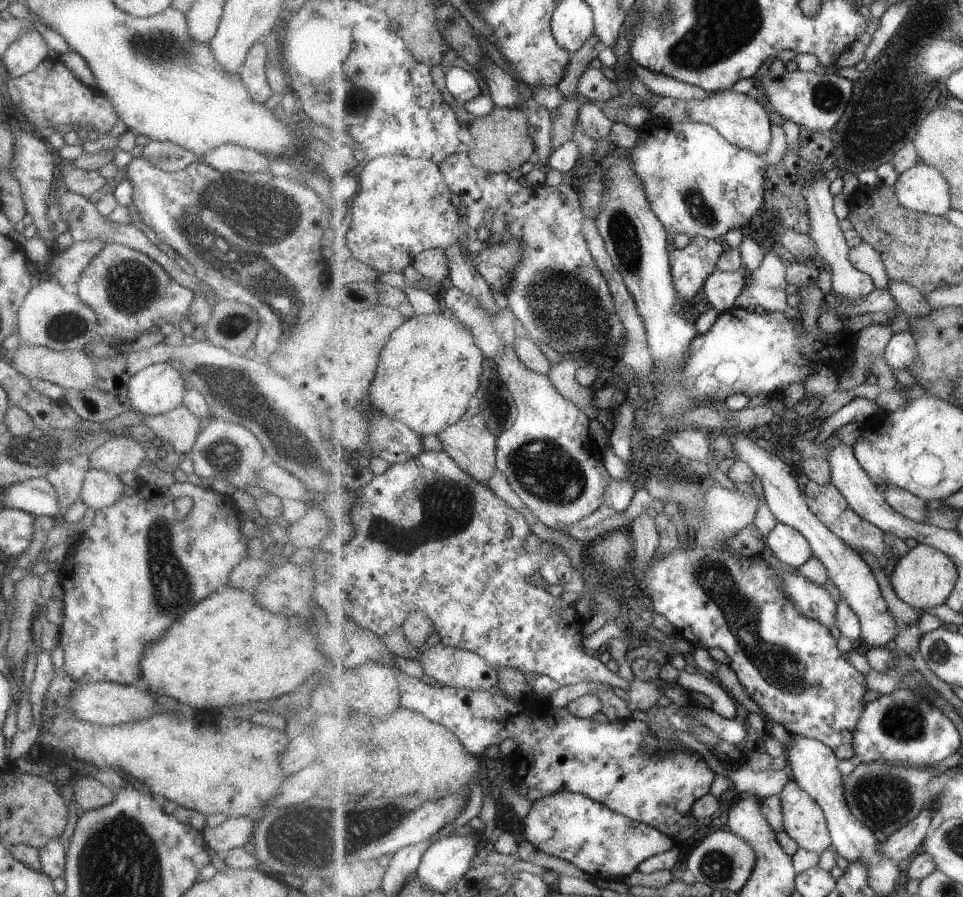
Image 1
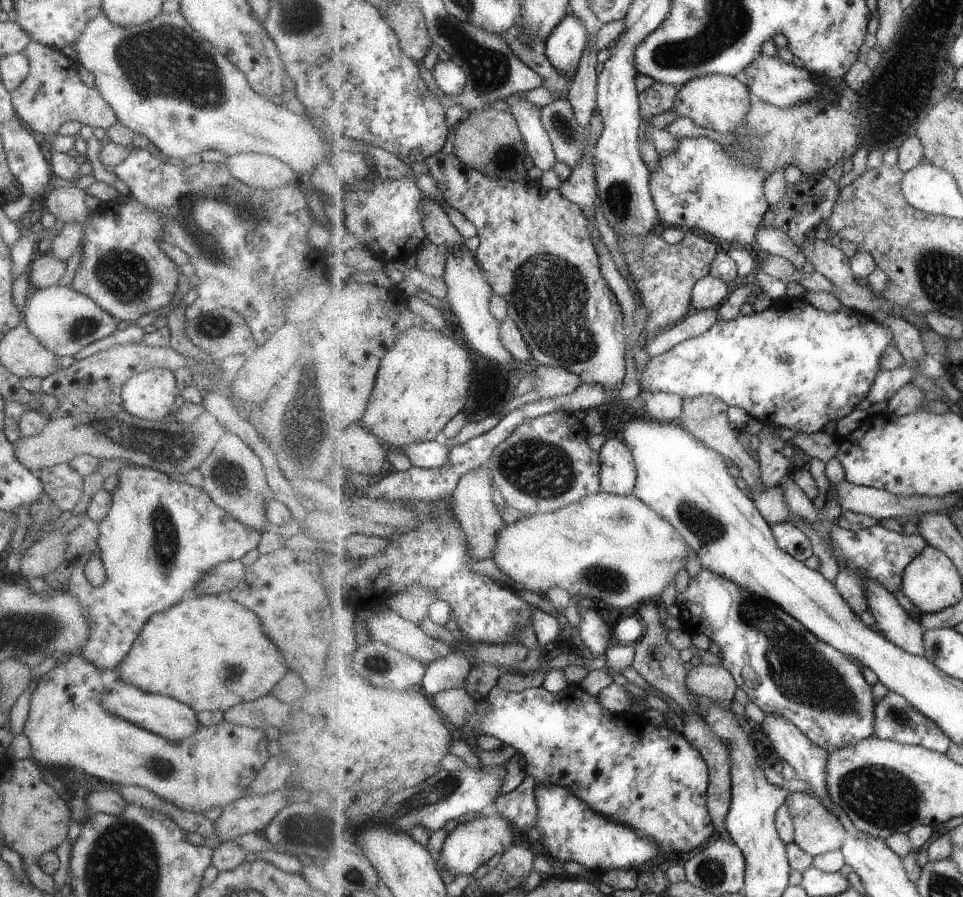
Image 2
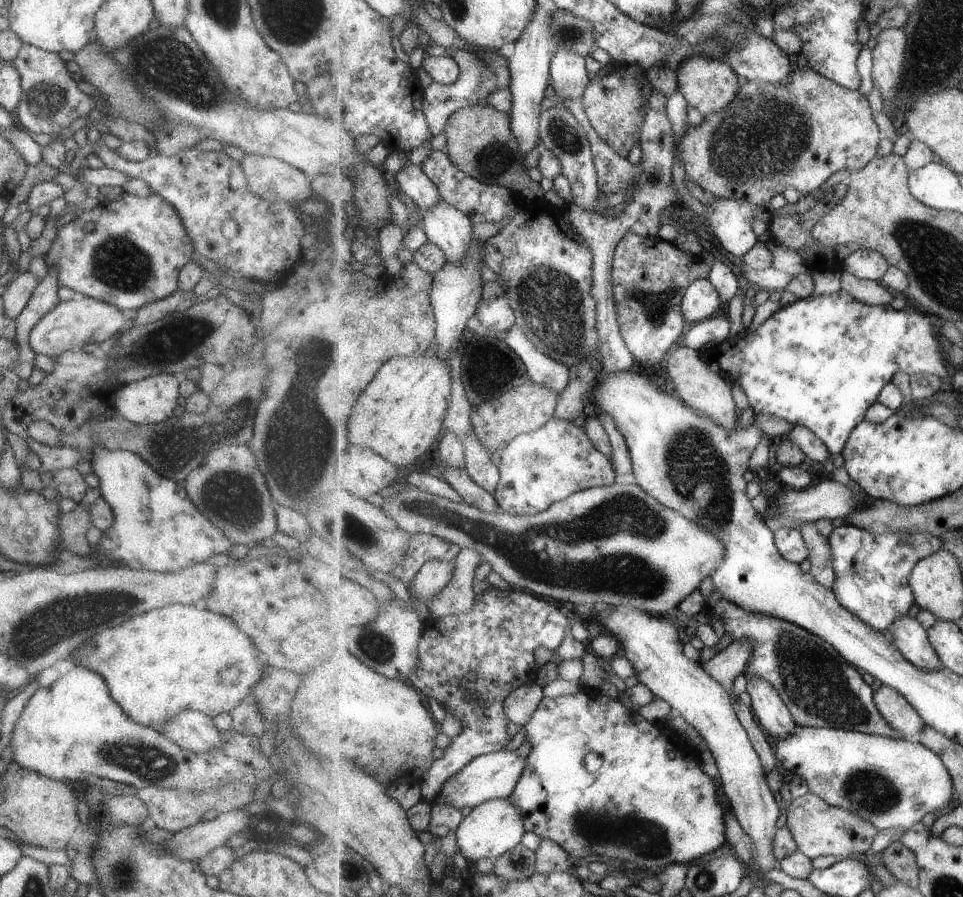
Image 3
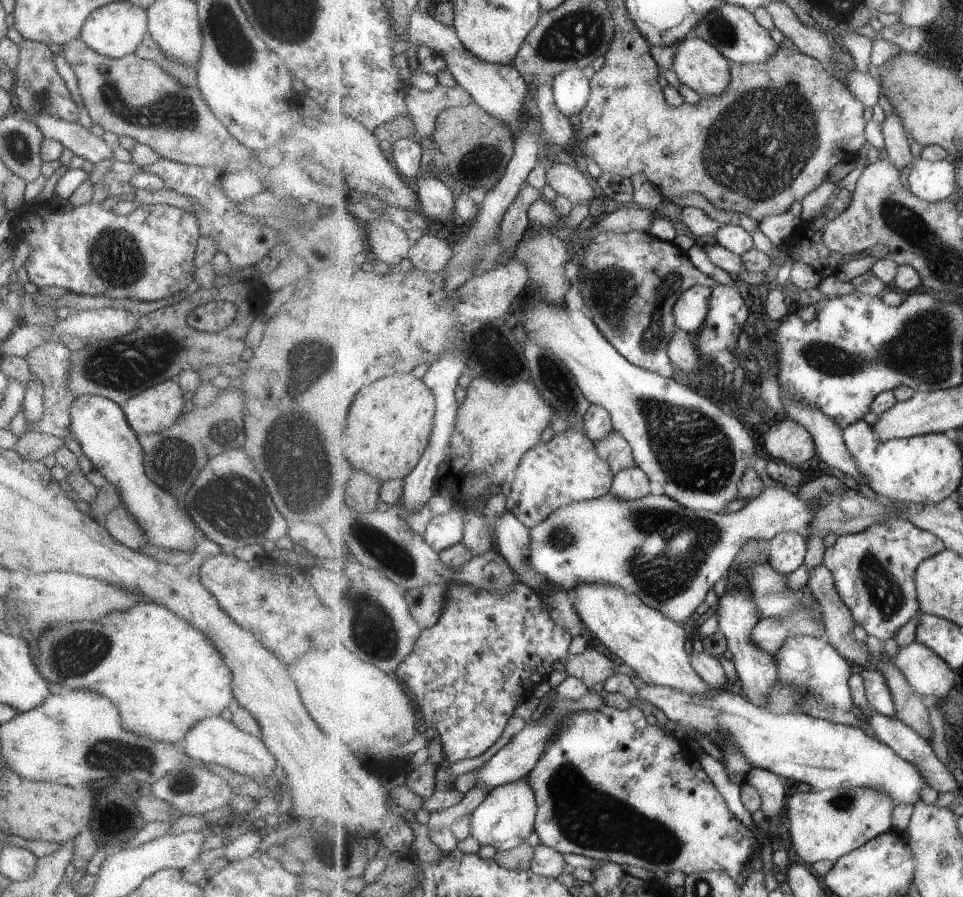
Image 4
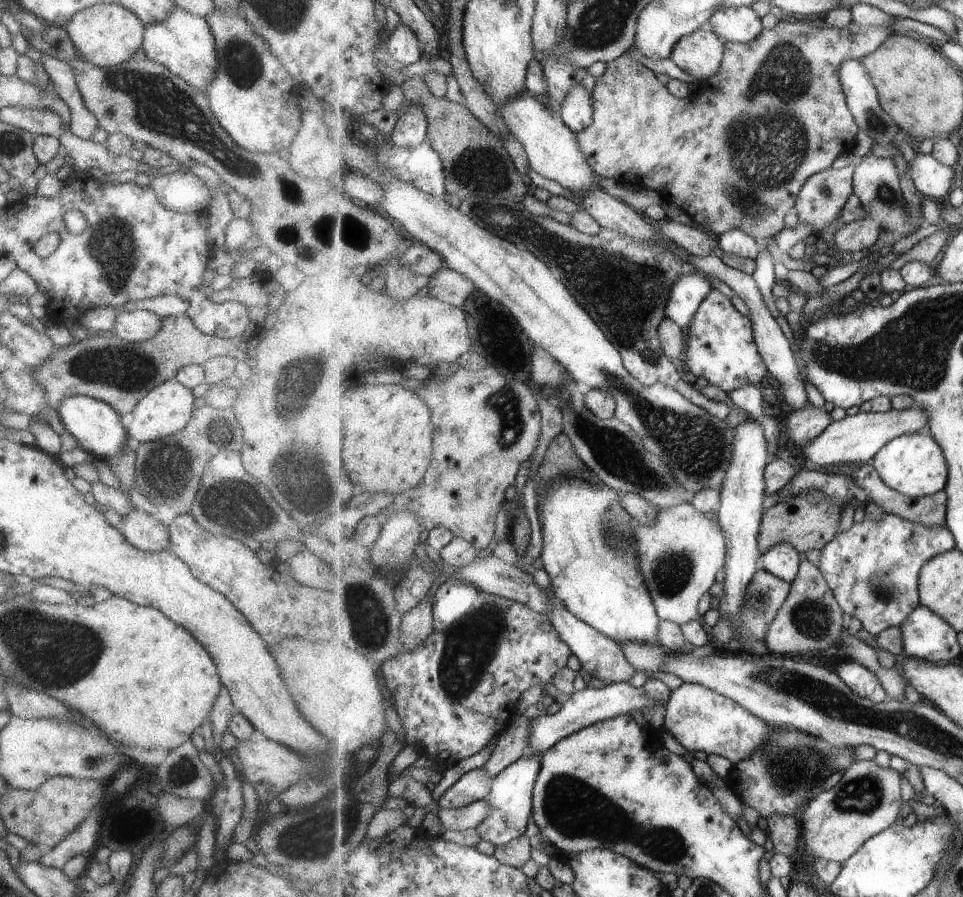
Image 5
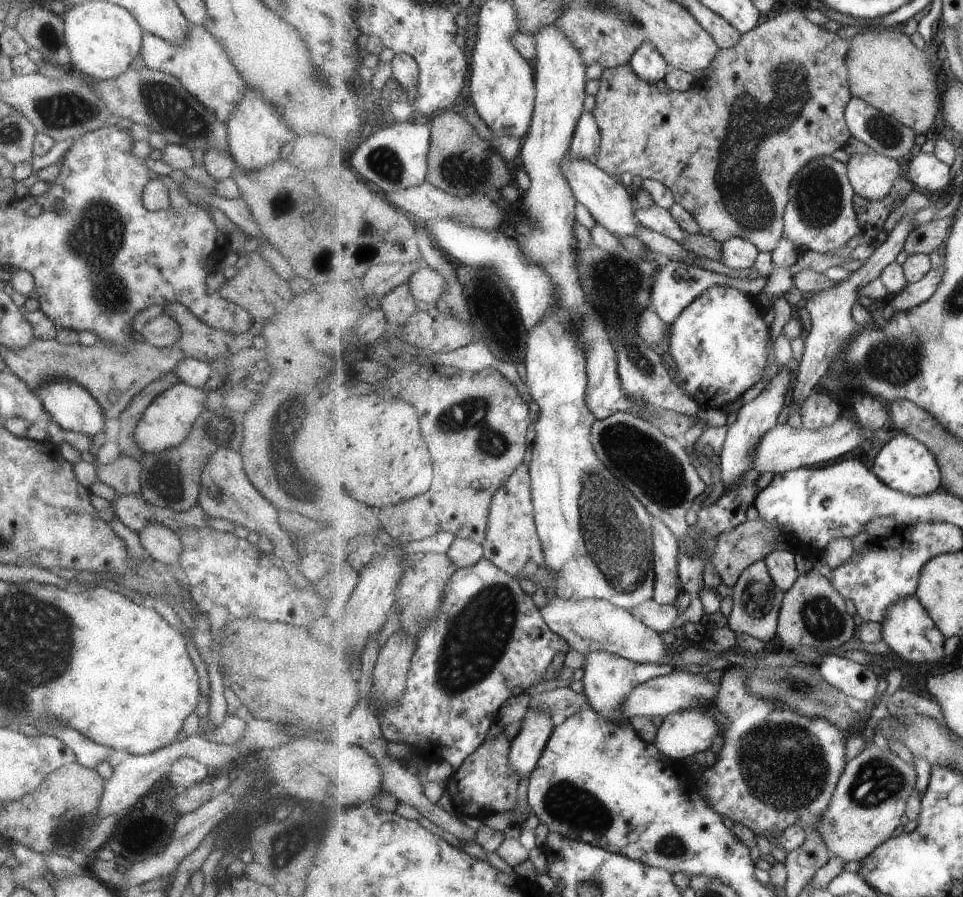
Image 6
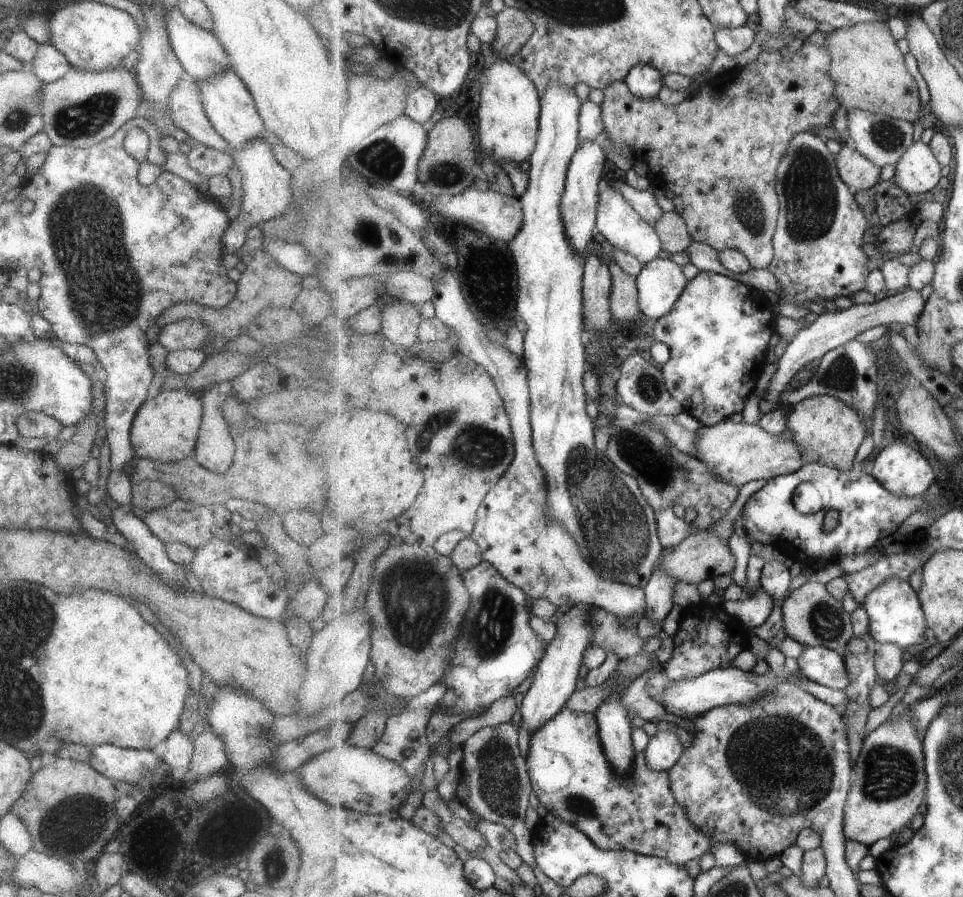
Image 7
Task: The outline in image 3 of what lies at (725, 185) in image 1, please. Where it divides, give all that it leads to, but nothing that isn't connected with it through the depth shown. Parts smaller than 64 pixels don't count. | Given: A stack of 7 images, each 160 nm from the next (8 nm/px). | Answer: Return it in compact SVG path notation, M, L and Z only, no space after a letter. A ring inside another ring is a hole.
M716 198L719 201L707 206L709 218L700 220L712 228L727 252L742 259L757 244L753 214L763 208L742 200Z

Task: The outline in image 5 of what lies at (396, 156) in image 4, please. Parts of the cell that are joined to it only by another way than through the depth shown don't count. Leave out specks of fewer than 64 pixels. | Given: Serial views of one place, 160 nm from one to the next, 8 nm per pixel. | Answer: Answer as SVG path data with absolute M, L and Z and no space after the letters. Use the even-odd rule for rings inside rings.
M413 103L398 119L390 134L390 142L401 148L417 148L427 141L428 129L425 110L420 104Z

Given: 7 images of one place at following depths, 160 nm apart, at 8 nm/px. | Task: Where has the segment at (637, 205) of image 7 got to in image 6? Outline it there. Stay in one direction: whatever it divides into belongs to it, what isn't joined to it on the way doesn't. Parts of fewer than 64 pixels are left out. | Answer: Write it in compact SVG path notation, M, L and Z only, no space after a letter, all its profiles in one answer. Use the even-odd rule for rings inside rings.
M638 205L636 210L638 222L643 222L643 226L649 226L651 230L657 230L663 236L672 240L681 242L691 234L681 229L681 226L675 222L671 212L662 208L662 206L651 206L651 208L641 208Z

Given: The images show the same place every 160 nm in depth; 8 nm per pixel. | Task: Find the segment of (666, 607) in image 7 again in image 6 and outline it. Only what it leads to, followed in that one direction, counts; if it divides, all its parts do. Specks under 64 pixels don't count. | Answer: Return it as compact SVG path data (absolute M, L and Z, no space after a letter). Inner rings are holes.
M653 518L655 602L661 605L674 605L680 596L679 577L680 542L667 522Z

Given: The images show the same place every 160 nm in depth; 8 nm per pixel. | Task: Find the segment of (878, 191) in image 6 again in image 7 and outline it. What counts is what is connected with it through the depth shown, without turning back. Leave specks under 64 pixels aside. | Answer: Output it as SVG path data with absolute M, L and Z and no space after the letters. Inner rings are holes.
M852 145L843 146L837 157L839 175L854 193L865 191L881 182L881 166L865 158Z

